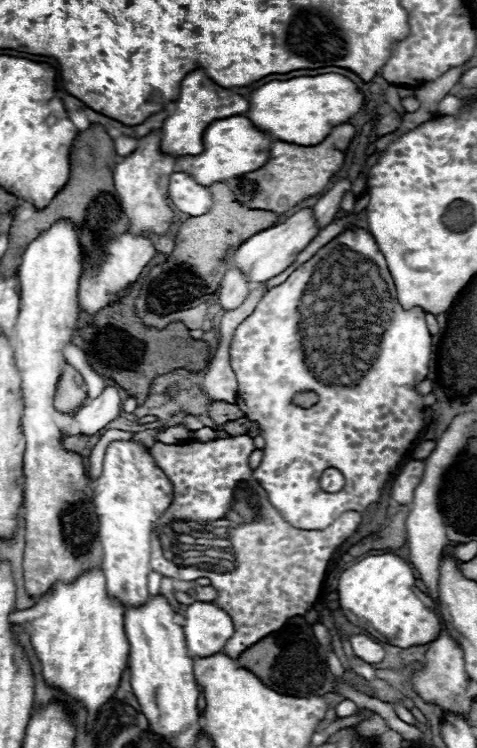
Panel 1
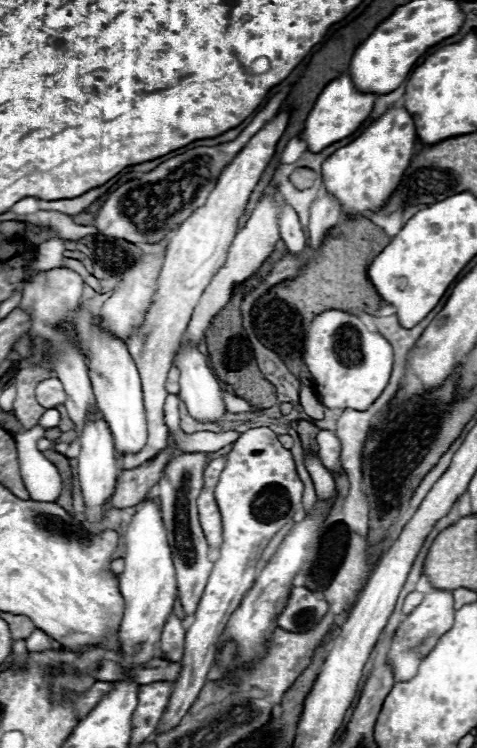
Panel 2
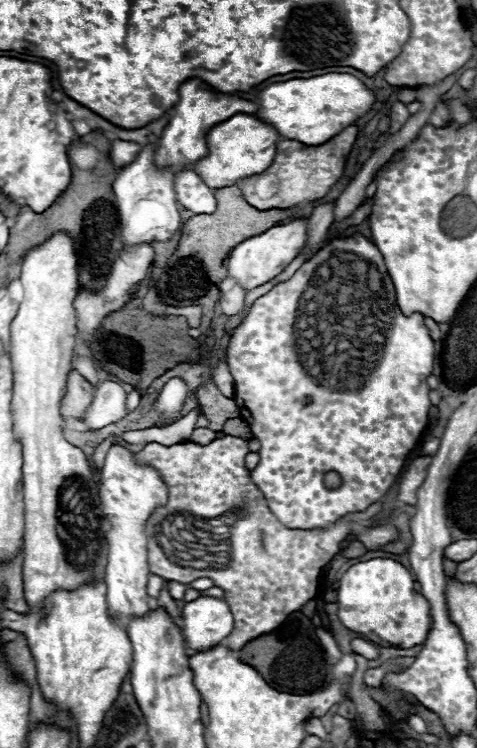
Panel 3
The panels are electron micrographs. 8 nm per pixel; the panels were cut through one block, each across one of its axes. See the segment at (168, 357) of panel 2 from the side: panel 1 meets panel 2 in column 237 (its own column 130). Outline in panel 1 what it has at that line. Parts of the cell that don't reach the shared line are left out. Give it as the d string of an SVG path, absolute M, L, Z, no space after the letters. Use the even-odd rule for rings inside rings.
M150 132L138 140L138 148L114 166L114 186L118 192L120 208L130 222L128 232L138 236L168 234L174 224L174 210L168 200L168 182L174 172L174 158L160 152L160 134Z

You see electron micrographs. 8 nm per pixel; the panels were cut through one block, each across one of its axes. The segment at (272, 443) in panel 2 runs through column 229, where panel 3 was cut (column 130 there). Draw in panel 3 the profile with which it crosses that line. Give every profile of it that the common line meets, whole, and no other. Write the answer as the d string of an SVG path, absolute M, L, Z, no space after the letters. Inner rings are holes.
M112 446L104 460L98 480L98 494L102 500L102 508L112 522L112 530L108 532L108 570L104 574L104 582L108 588L108 614L118 620L122 626L134 616L146 616L150 612L152 600L146 592L146 584L150 578L148 570L148 550L144 538L144 522L148 514L168 498L168 488L164 486L160 474L154 468L136 466L134 454L130 454L122 446Z

